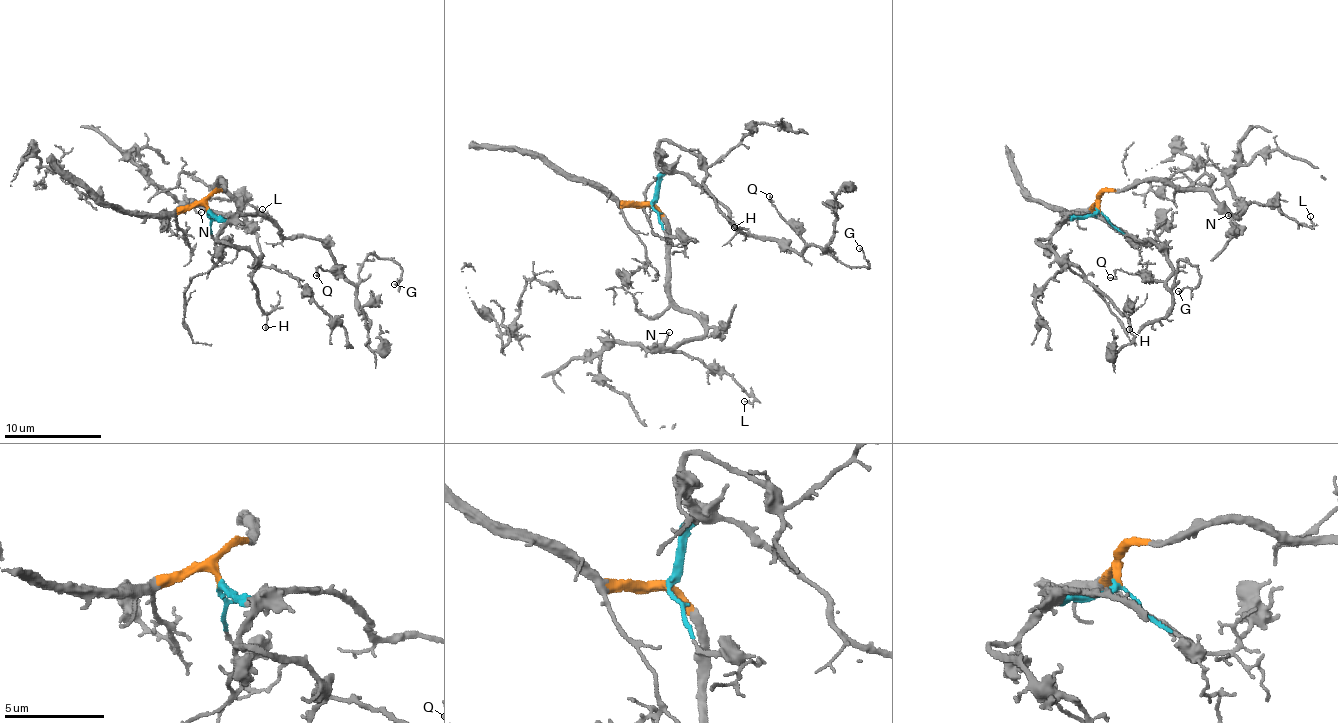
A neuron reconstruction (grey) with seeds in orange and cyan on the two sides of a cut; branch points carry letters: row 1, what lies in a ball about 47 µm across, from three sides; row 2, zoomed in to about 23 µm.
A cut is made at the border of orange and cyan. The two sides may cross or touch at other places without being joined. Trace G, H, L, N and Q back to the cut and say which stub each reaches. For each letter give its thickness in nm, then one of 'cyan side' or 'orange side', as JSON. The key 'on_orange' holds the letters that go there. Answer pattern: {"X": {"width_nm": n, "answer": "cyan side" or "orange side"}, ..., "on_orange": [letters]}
{"G": {"width_nm": 120, "answer": "cyan side"}, "H": {"width_nm": 150, "answer": "cyan side"}, "L": {"width_nm": 80, "answer": "orange side"}, "N": {"width_nm": 140, "answer": "orange side"}, "Q": {"width_nm": 120, "answer": "cyan side"}, "on_orange": ["L", "N"]}

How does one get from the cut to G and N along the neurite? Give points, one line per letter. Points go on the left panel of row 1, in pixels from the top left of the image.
G: (209, 210), (265, 215), (291, 238), (321, 240), (356, 283), (366, 261), (392, 258), (401, 273), (393, 283)
N: (209, 210), (206, 201), (222, 180), (212, 186), (227, 190), (237, 209), (212, 213), (196, 206), (201, 211)

